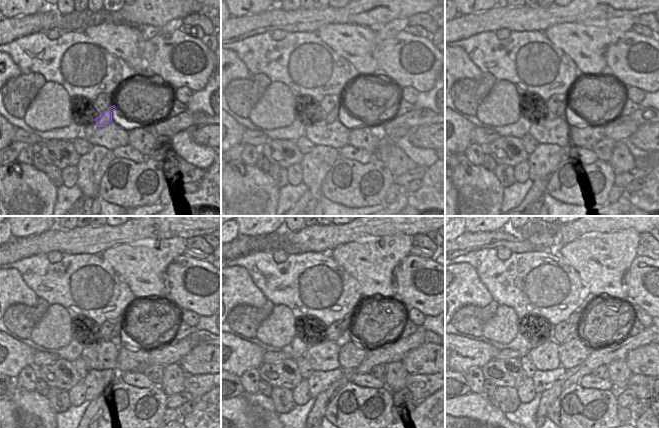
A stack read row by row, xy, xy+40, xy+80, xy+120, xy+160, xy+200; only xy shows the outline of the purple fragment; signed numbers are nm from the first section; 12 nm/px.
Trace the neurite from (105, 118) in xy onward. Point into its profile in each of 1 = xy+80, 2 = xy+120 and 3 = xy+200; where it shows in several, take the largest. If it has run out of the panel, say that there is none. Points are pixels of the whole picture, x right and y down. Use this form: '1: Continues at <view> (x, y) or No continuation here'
1: Continues at xy+80 (564, 105)
2: Continues at xy+120 (119, 326)
3: Continues at xy+200 (576, 318)

